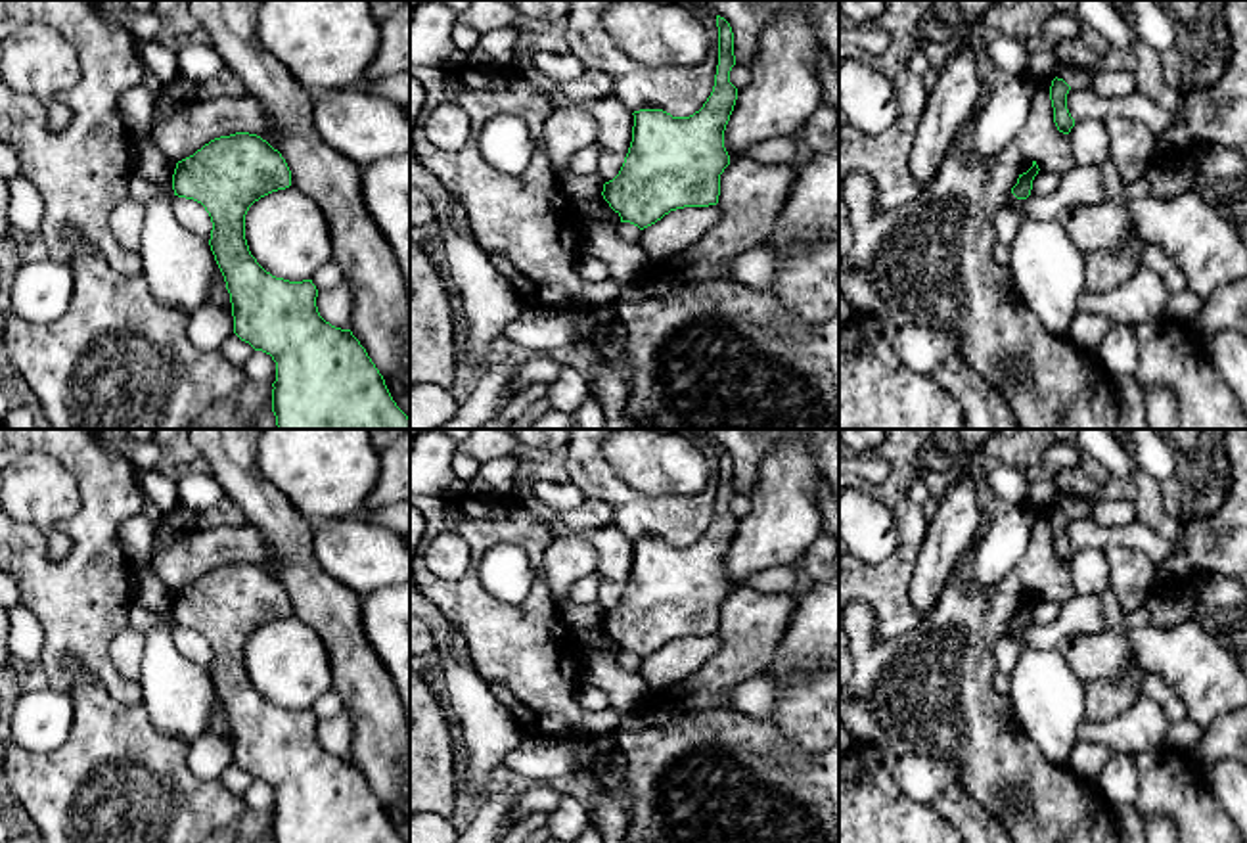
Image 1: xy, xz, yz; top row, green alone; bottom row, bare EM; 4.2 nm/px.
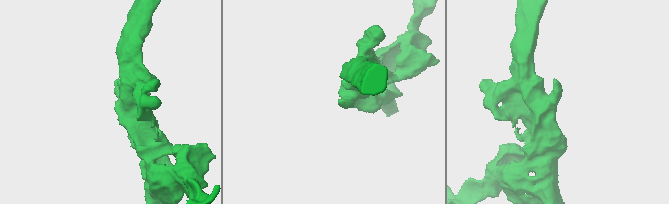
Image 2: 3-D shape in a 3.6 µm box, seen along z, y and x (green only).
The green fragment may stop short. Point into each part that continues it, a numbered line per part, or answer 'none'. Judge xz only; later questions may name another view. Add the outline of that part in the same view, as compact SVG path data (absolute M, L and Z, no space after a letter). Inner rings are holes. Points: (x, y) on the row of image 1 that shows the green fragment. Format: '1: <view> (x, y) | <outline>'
none

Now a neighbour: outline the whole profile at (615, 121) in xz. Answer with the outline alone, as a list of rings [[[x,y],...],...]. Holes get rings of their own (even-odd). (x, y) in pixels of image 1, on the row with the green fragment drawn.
[[[613,94],[586,103],[588,111],[598,121],[598,176],[603,182],[613,180],[628,153],[632,142],[634,115]]]

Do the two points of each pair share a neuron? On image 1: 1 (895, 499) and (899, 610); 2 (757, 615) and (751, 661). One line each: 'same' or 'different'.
1: same
2: same

